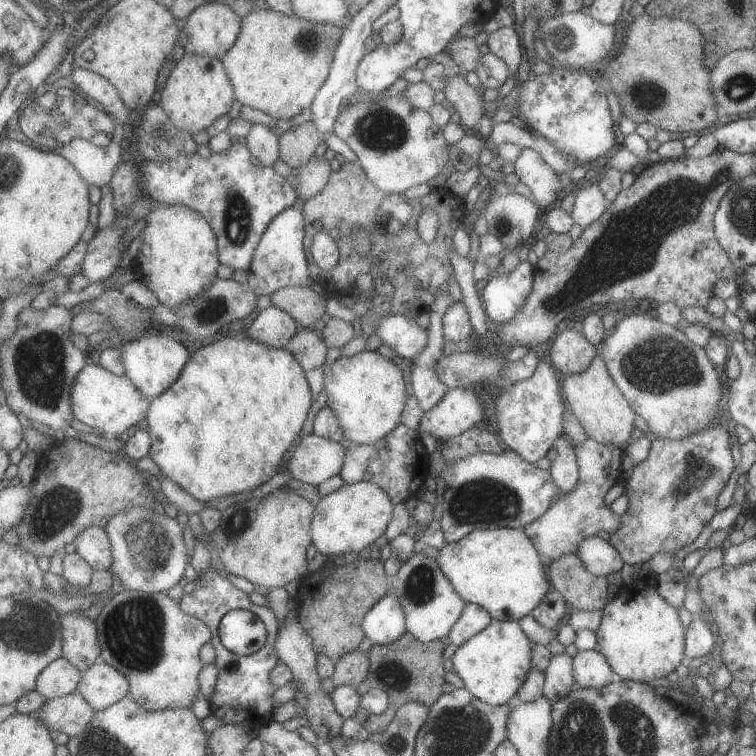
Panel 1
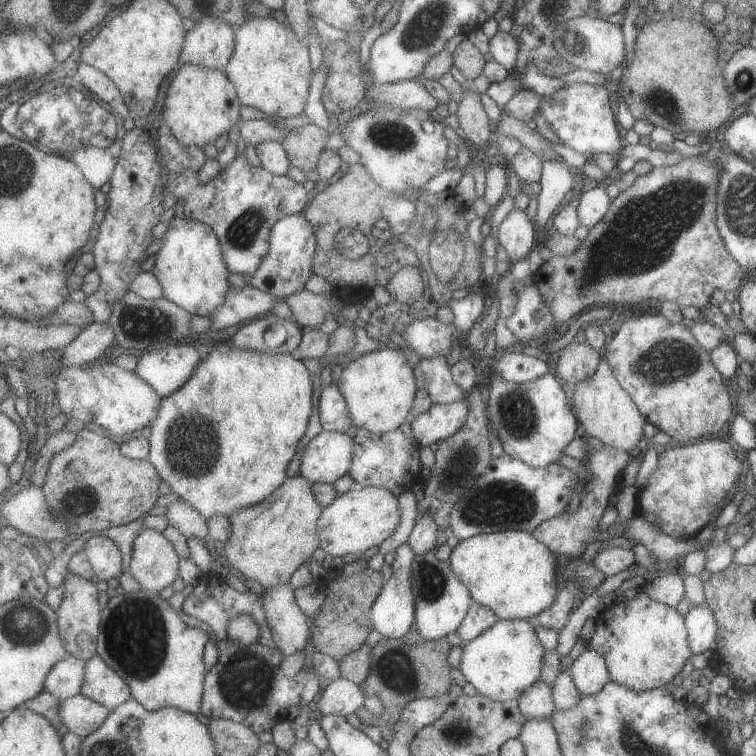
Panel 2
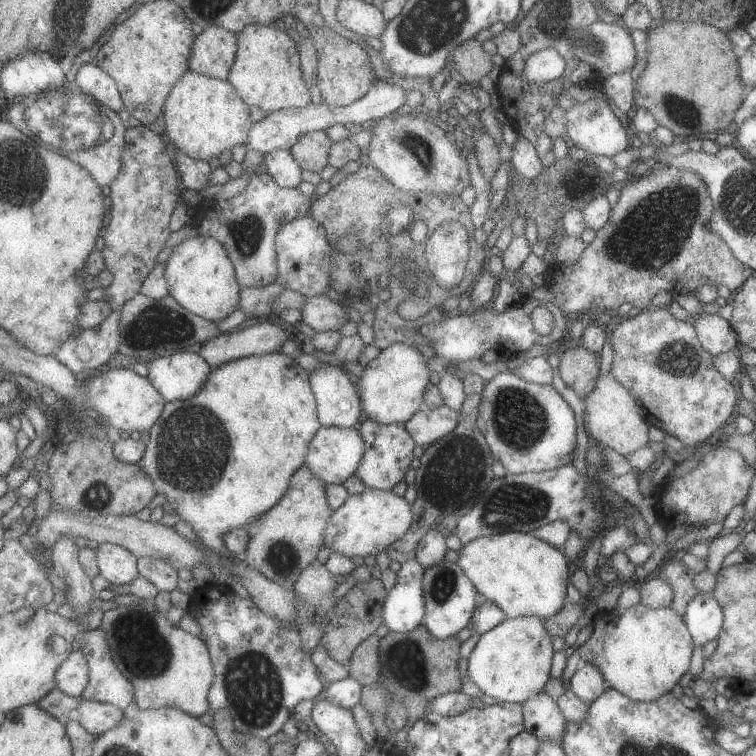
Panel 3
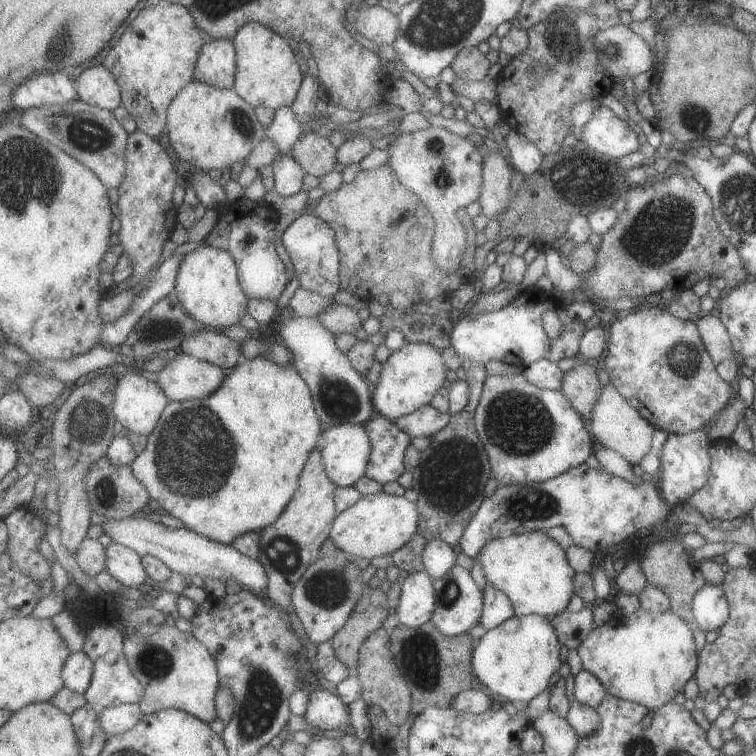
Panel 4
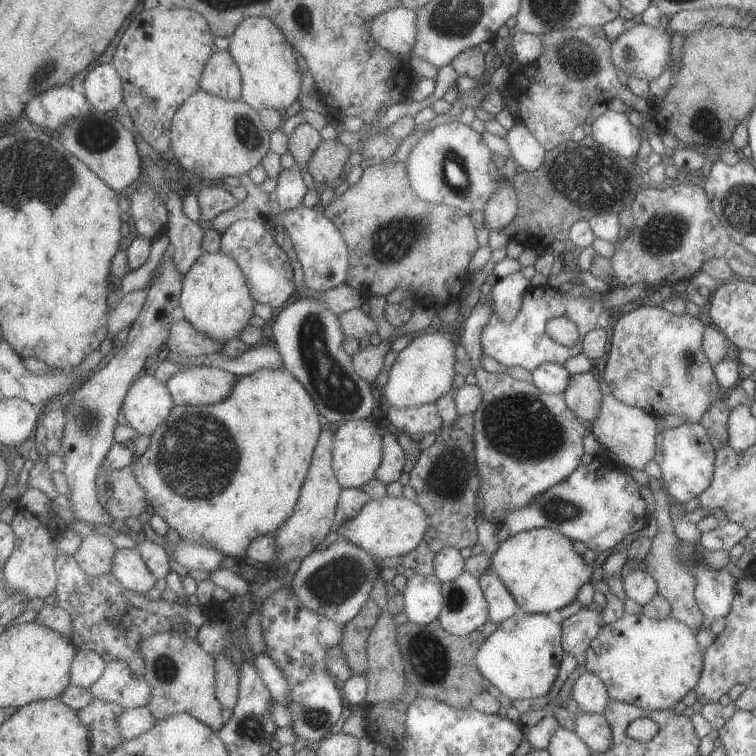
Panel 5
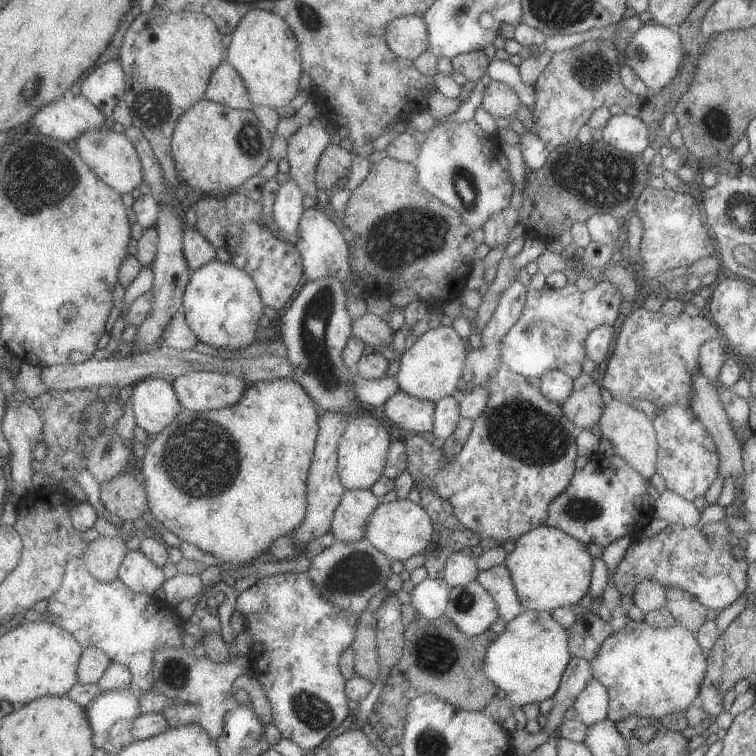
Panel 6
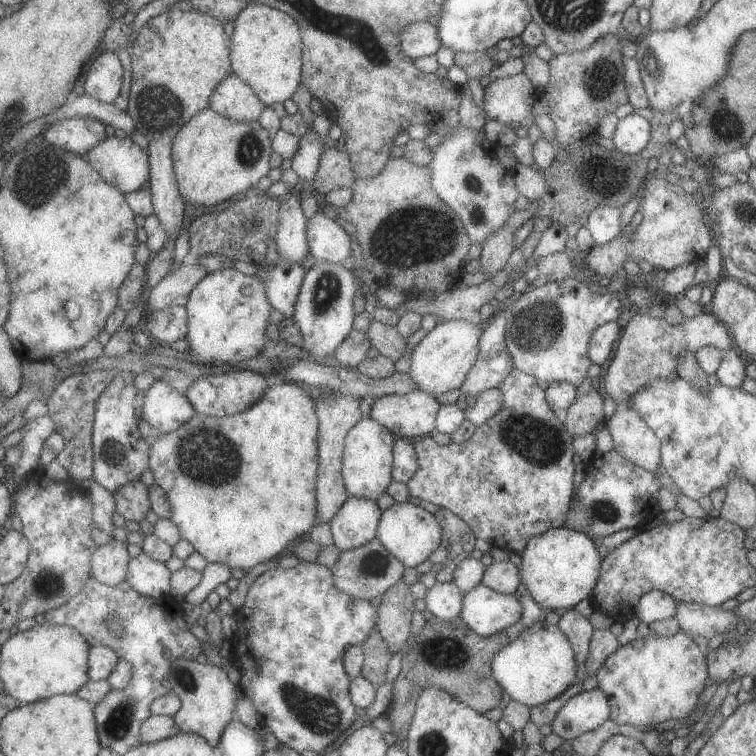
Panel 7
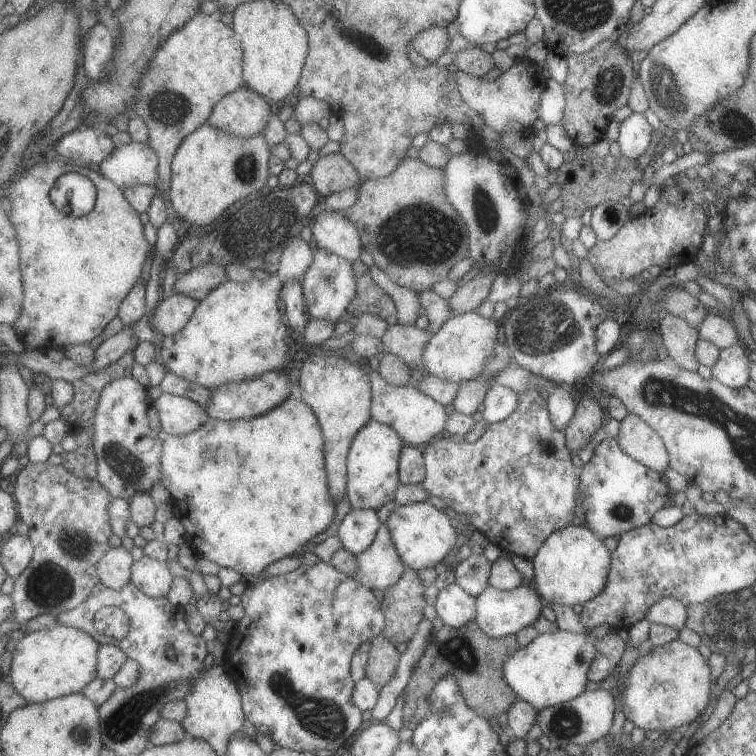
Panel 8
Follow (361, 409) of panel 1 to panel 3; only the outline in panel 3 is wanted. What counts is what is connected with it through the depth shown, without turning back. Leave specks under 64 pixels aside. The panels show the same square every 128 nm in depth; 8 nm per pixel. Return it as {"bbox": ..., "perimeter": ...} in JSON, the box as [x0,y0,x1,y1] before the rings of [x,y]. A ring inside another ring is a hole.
{"bbox":[356,343,431,424],"perimeter":[[[395,343],[365,366],[362,377],[356,380],[367,416],[380,423],[405,424],[424,408],[426,392],[431,384],[431,368],[427,366],[427,359],[415,345]]]}

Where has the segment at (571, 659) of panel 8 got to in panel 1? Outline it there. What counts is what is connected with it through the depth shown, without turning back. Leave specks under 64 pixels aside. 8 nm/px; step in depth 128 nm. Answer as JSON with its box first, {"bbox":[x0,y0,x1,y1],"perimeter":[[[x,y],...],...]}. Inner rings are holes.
{"bbox":[452,620,532,705],"perimeter":[[[493,620],[483,630],[473,636],[465,644],[462,644],[454,653],[452,660],[454,671],[463,680],[465,688],[469,689],[475,696],[489,705],[502,705],[514,700],[519,687],[526,680],[532,666],[532,640],[520,627],[517,621]]]}

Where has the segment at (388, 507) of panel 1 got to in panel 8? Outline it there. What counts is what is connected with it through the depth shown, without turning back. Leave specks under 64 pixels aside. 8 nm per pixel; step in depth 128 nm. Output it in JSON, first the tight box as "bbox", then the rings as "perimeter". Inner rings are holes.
{"bbox":[385,502,457,569],"perimeter":[[[420,502],[400,505],[385,523],[403,560],[414,569],[434,568],[439,562],[447,562],[451,552],[457,548],[457,520],[451,519],[449,514],[435,508],[433,504]]]}

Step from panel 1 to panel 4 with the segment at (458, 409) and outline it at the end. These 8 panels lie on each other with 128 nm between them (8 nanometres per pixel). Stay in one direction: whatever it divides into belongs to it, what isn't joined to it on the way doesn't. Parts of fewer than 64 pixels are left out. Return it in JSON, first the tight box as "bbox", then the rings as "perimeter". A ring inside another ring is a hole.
{"bbox":[395,405,452,438],"perimeter":[[[431,405],[419,408],[415,413],[403,418],[397,419],[395,422],[405,430],[411,438],[432,438],[435,434],[443,431],[450,424],[452,418],[451,412],[440,412]]]}

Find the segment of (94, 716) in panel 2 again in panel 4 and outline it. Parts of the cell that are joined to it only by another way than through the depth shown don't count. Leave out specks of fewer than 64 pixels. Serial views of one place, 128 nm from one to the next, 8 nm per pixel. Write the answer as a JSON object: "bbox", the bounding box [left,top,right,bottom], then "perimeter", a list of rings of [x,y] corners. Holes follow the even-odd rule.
{"bbox":[97,704,143,735],"perimeter":[[[123,704],[97,711],[97,718],[104,733],[107,735],[125,734],[135,728],[143,720],[143,710],[139,704]]]}

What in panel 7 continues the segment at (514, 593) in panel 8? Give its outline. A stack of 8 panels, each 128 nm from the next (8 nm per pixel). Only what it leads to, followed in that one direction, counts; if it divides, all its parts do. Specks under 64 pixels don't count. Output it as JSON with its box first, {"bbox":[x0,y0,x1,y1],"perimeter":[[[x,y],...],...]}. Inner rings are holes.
{"bbox":[460,584,521,636],"perimeter":[[[481,584],[465,594],[460,617],[481,636],[495,635],[521,620],[521,604],[514,592],[498,593]]]}

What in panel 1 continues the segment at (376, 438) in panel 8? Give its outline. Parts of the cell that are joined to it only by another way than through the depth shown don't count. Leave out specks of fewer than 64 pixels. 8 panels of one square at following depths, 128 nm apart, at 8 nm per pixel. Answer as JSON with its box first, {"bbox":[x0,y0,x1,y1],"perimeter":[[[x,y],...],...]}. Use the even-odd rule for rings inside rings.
{"bbox":[285,433,348,485],"perimeter":[[[317,433],[301,437],[290,452],[285,468],[288,468],[292,478],[312,485],[321,483],[341,475],[348,455],[347,442],[333,440],[331,437],[320,437]]]}

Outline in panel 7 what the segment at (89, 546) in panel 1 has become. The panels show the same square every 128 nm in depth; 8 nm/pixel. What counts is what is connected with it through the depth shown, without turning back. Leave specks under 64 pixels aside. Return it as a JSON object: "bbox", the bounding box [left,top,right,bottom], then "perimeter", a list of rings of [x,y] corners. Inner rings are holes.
{"bbox":[127,550,172,599],"perimeter":[[[143,550],[131,559],[127,581],[137,592],[160,599],[172,592],[172,574],[167,563],[151,558]]]}

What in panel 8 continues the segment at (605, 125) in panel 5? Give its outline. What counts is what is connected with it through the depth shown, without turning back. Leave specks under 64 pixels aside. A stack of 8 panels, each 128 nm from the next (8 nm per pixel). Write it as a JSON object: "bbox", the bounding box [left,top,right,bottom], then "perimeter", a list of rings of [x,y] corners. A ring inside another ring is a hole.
{"bbox":[616,113,654,159],"perimeter":[[[631,113],[618,126],[616,142],[628,159],[643,156],[650,145],[654,122],[649,115]]]}

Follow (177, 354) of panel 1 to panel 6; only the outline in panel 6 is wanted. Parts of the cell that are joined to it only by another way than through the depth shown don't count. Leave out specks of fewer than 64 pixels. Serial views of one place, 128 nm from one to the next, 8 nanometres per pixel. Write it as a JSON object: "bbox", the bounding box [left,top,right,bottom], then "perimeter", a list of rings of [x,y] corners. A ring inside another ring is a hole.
{"bbox":[173,371,251,411],"perimeter":[[[193,371],[173,383],[179,400],[190,411],[218,411],[235,406],[251,386],[243,377],[215,371]]]}

